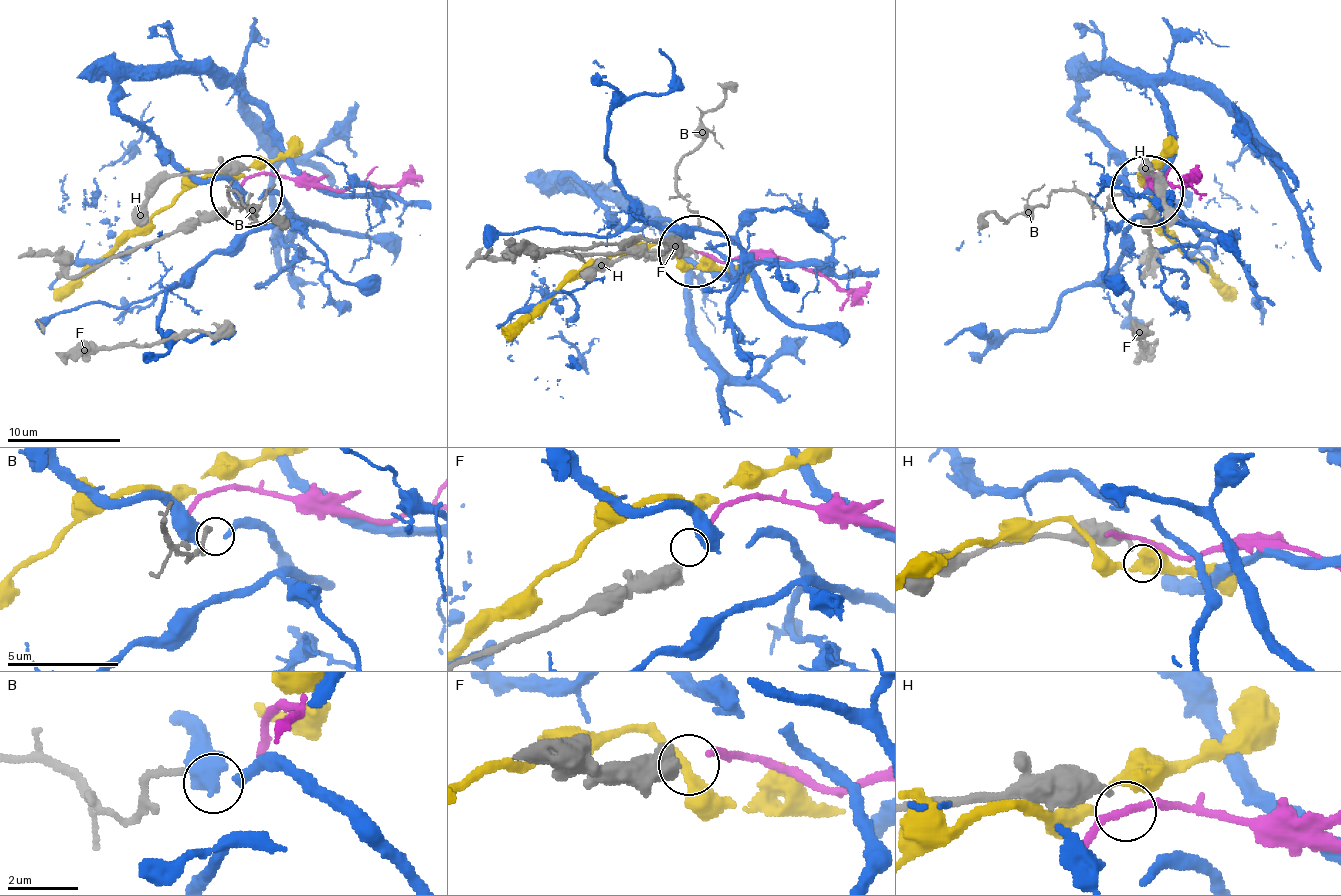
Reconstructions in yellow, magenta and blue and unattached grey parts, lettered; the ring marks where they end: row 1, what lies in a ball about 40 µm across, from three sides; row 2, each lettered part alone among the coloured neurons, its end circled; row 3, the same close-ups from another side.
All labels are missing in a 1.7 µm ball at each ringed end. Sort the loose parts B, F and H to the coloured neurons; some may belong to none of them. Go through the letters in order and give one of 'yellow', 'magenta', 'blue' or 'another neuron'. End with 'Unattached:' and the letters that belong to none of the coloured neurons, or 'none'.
B: blue
F: magenta
H: another neuron
Unattached: H

